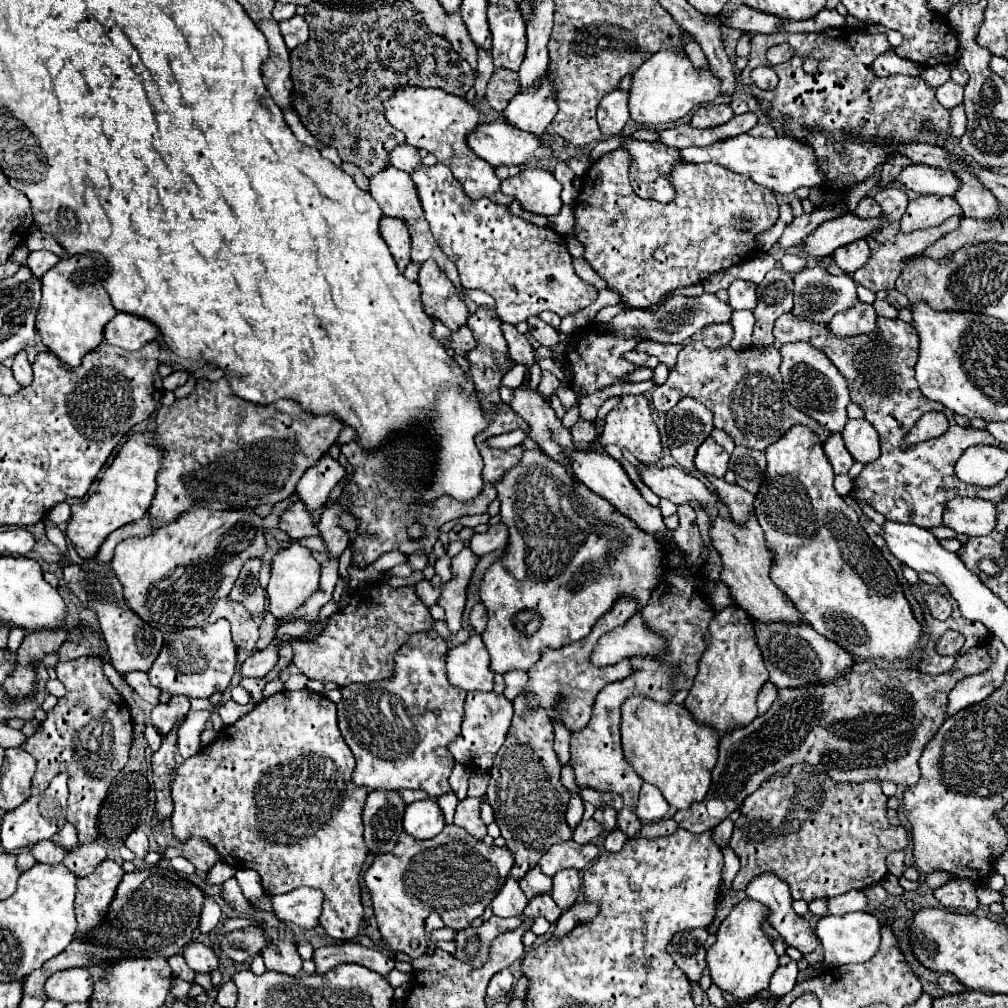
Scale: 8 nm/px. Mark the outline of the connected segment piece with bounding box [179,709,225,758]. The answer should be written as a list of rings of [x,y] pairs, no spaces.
[[[192,710],[187,716],[187,720],[181,724],[181,730],[179,730],[179,754],[183,758],[190,758],[195,756],[200,749],[200,736],[205,730],[205,722],[208,719],[215,721],[215,726],[221,726],[223,729],[225,726],[222,723],[218,713],[213,713],[207,710]]]

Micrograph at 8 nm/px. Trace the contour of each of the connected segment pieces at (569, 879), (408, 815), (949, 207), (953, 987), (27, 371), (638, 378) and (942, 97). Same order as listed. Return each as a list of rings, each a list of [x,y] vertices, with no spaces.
[[[567,868],[559,874],[553,876],[553,888],[551,888],[551,898],[561,910],[569,910],[579,898],[581,892],[581,876],[579,870]]]
[[[421,800],[407,806],[403,816],[403,828],[417,840],[437,836],[445,826],[443,812],[435,800]]]
[[[919,196],[915,200],[909,200],[907,212],[901,218],[901,230],[905,234],[919,230],[919,228],[931,228],[939,226],[951,216],[959,216],[961,206],[947,196]]]
[[[941,972],[941,974],[937,974],[937,984],[945,990],[945,992],[949,992],[949,994],[955,994],[955,992],[963,992],[963,986],[951,976],[951,974],[947,974],[947,972]]]
[[[19,352],[19,354],[15,356],[11,370],[13,370],[15,380],[17,380],[23,388],[25,388],[25,386],[29,386],[29,384],[33,382],[33,370],[31,370],[31,364],[29,364],[29,360],[27,360],[27,354],[25,354],[25,352]]]
[[[640,367],[635,372],[627,375],[626,382],[636,383],[650,380],[653,377],[654,370],[647,367]]]
[[[947,80],[945,84],[941,84],[937,88],[937,100],[945,106],[945,108],[953,108],[957,104],[963,102],[963,86],[955,84],[953,80]]]

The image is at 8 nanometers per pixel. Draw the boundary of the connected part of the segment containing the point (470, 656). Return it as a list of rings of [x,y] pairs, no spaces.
[[[473,634],[465,644],[453,646],[447,652],[447,676],[453,686],[459,686],[463,690],[483,690],[491,692],[493,690],[493,672],[489,668],[489,654],[483,646],[483,640],[479,634]]]

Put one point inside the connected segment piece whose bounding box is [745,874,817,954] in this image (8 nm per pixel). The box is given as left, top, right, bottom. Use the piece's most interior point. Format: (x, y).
(770, 891)

